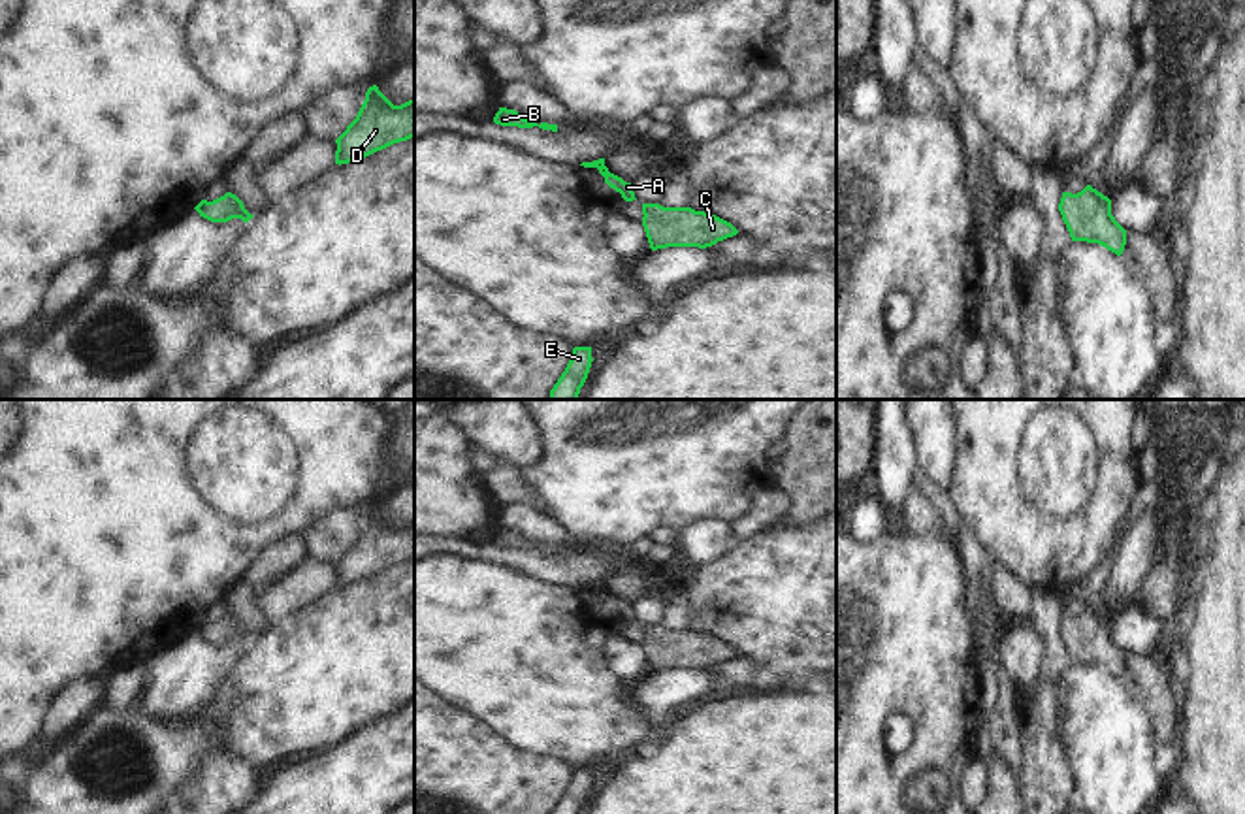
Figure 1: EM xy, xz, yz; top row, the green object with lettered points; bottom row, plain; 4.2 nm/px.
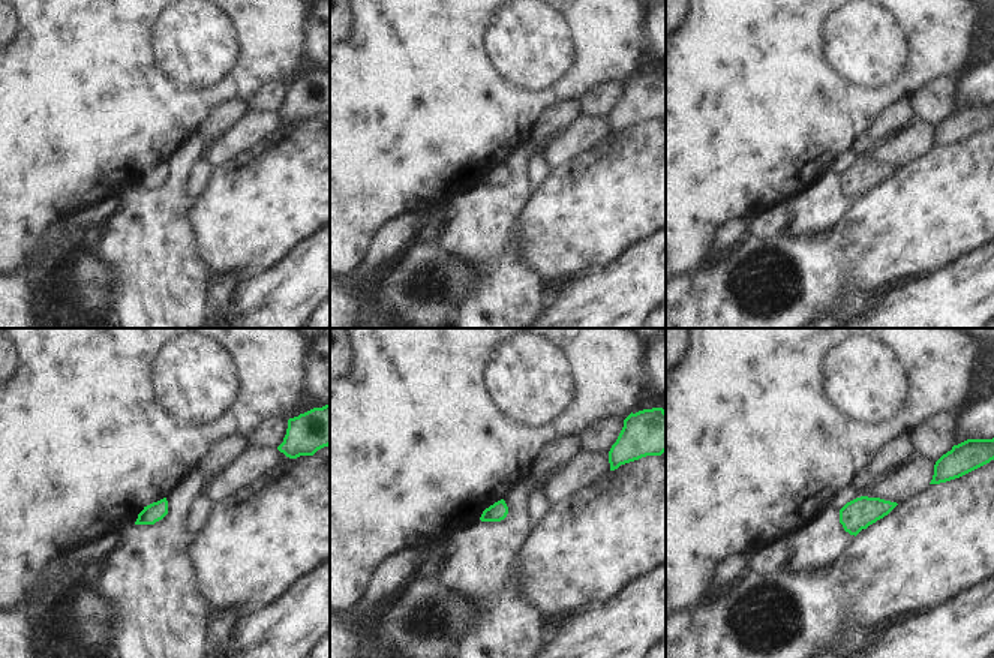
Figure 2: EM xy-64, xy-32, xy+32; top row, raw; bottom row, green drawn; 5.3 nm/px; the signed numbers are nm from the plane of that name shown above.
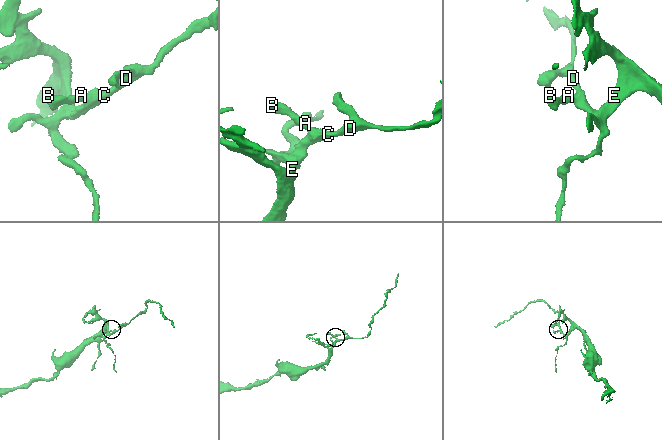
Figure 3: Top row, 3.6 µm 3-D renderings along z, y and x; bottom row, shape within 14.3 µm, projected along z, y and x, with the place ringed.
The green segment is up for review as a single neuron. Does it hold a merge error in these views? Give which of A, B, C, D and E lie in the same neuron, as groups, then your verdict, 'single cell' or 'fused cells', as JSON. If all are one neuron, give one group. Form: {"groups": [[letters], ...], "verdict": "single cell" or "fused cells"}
{"groups": [["A", "B", "C", "D", "E"]], "verdict": "single cell"}

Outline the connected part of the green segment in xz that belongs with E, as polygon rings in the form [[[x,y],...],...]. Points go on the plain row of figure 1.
[[[574,769],[573,778],[550,814],[580,814],[591,790],[591,769]]]

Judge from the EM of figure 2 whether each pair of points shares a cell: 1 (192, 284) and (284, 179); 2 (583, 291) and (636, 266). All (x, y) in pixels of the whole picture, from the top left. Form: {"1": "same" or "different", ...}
{"1": "different", "2": "same"}

